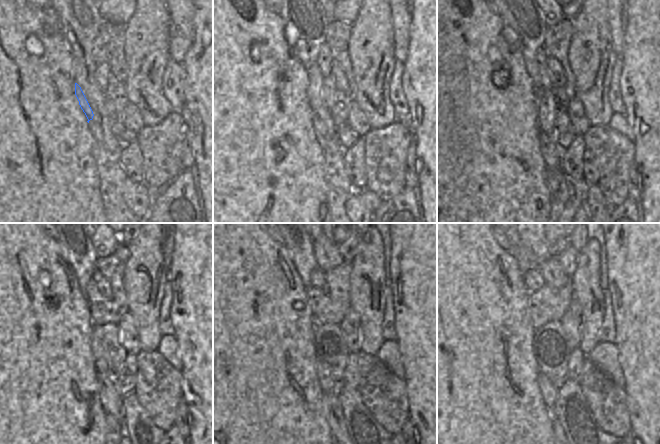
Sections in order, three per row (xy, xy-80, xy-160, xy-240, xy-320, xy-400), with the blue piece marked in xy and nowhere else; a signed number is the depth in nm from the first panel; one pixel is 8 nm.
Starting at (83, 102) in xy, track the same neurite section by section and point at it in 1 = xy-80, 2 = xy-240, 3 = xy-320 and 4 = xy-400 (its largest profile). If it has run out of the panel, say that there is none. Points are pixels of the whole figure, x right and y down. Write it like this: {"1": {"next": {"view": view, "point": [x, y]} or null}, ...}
{"1": {"next": {"view": "xy-80", "point": [319, 127]}}, "2": {"next": {"view": "xy-240", "point": [112, 403]}}, "3": {"next": {"view": "xy-320", "point": [332, 409]}}, "4": {"next": {"view": "xy-400", "point": [556, 425]}}}

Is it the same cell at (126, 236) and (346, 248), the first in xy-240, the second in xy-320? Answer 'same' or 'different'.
same

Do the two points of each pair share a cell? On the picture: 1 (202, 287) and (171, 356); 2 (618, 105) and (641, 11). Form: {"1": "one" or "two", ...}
{"1": "two", "2": "two"}

